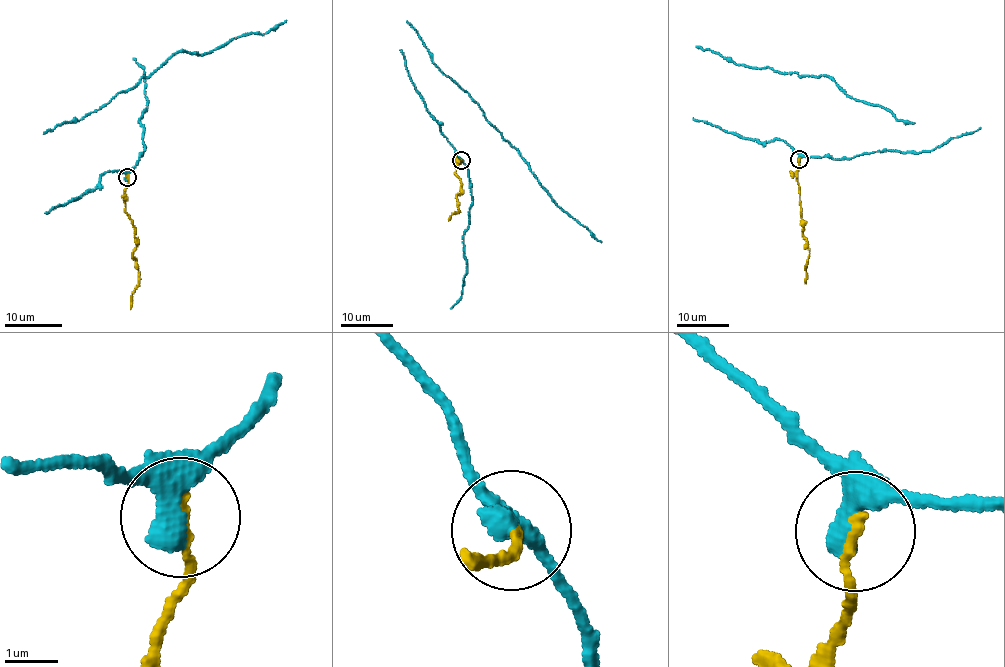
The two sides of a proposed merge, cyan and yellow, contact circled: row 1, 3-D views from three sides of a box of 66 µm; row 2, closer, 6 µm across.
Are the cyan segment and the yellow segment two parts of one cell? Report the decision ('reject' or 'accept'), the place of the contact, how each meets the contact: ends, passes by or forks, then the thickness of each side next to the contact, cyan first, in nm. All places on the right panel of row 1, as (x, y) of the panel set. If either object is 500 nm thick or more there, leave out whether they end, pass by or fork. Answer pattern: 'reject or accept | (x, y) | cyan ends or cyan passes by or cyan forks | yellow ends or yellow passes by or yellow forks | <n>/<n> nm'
reject | (799, 159) | 550/200 nm

